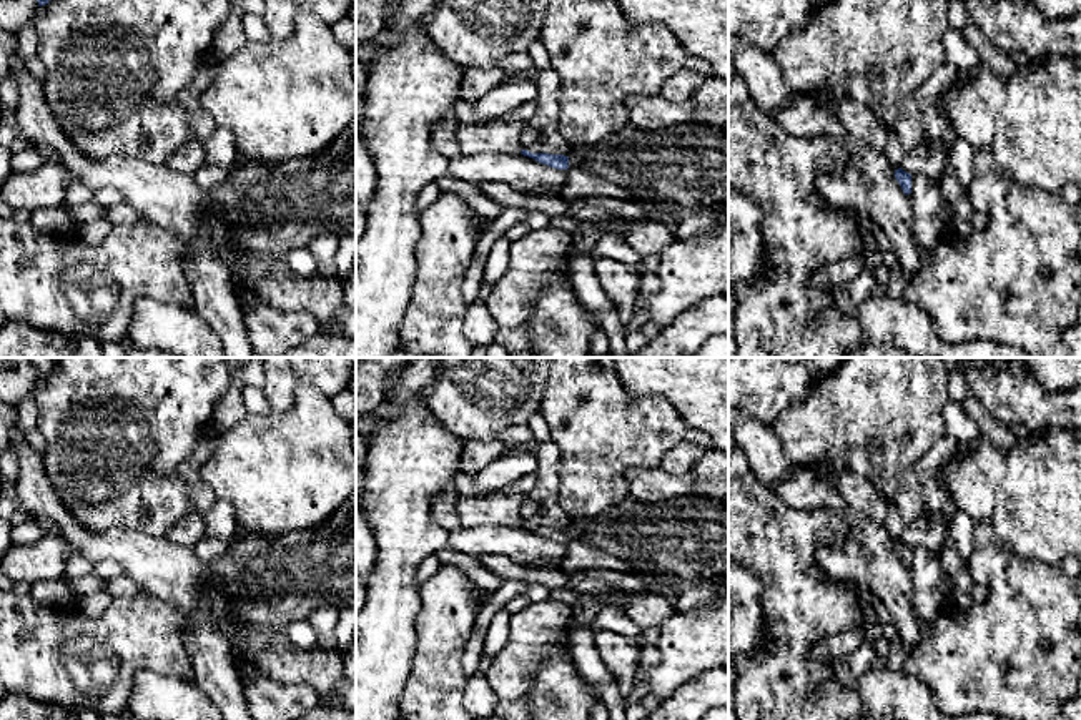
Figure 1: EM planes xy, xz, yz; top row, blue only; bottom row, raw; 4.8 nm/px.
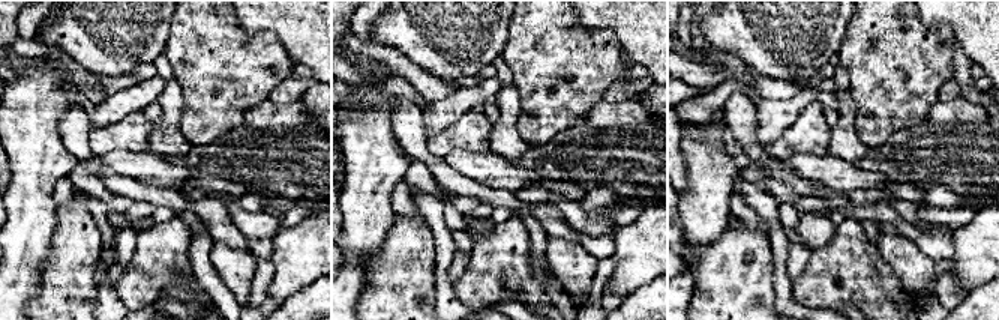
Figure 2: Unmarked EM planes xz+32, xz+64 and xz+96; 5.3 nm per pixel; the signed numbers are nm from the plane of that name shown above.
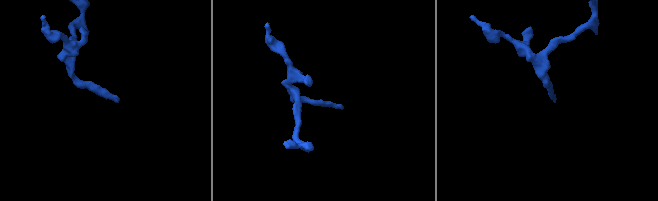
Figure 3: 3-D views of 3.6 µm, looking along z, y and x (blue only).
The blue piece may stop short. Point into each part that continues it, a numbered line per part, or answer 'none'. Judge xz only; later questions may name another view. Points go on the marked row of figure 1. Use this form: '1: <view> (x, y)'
1: xz (687, 165)

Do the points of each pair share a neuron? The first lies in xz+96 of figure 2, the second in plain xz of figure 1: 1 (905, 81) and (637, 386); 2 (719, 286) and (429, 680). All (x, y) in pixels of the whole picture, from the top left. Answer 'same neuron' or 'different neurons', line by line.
1: different neurons
2: same neuron

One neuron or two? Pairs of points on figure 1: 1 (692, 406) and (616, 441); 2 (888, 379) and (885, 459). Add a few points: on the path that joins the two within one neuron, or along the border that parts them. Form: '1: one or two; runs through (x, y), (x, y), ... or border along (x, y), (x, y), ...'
1: two; border along (641, 398), (661, 396), (687, 426)
2: one; runs through (885, 399), (885, 439)

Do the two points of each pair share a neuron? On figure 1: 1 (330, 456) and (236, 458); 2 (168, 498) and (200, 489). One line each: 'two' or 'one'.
1: one
2: two

